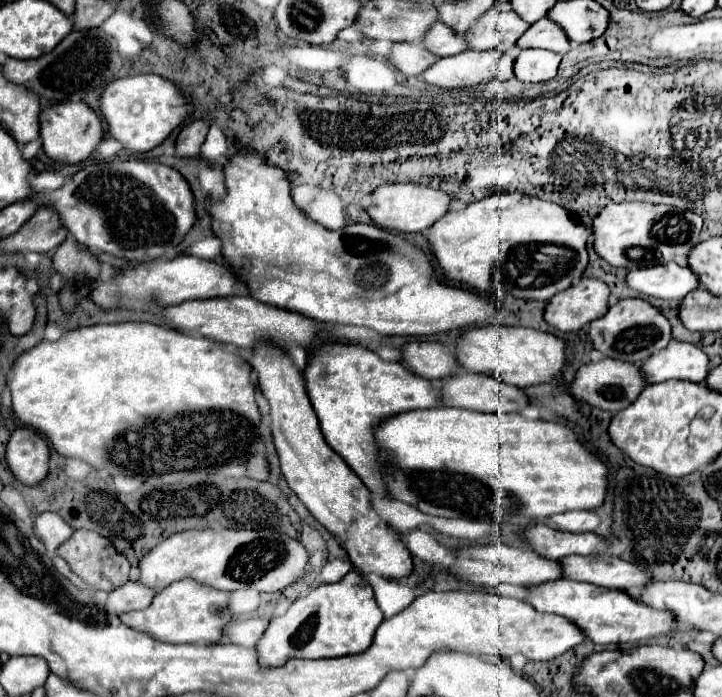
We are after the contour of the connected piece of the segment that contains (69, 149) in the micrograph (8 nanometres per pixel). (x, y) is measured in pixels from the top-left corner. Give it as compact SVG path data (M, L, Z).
M84 101L58 103L52 107L46 107L40 113L40 137L42 137L44 153L50 159L54 159L54 161L64 159L66 163L82 163L104 141L104 125L102 125L100 115L90 105L86 105Z

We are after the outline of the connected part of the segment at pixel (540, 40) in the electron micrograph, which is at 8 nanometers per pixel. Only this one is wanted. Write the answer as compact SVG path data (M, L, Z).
M544 17L538 23L534 23L528 29L528 33L524 33L524 37L520 37L518 47L520 49L528 49L528 47L548 49L548 51L564 55L570 51L570 41L566 31L556 21L550 21L548 17Z

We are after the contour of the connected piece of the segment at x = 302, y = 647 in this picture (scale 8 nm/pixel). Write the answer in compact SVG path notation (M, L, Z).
M350 571L342 581L320 585L306 597L294 601L290 609L274 617L266 635L256 645L260 667L282 667L290 659L334 658L362 653L372 644L378 625L384 621L376 605L372 587L360 573Z

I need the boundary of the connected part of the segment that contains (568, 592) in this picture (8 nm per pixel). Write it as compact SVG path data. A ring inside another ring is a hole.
M558 579L554 583L544 583L542 587L530 589L528 603L540 611L568 617L586 633L590 641L602 645L648 641L666 637L676 629L676 617L668 609L654 609L646 603L640 603L640 599L630 597L626 591L596 587L592 583L580 583L572 579Z

